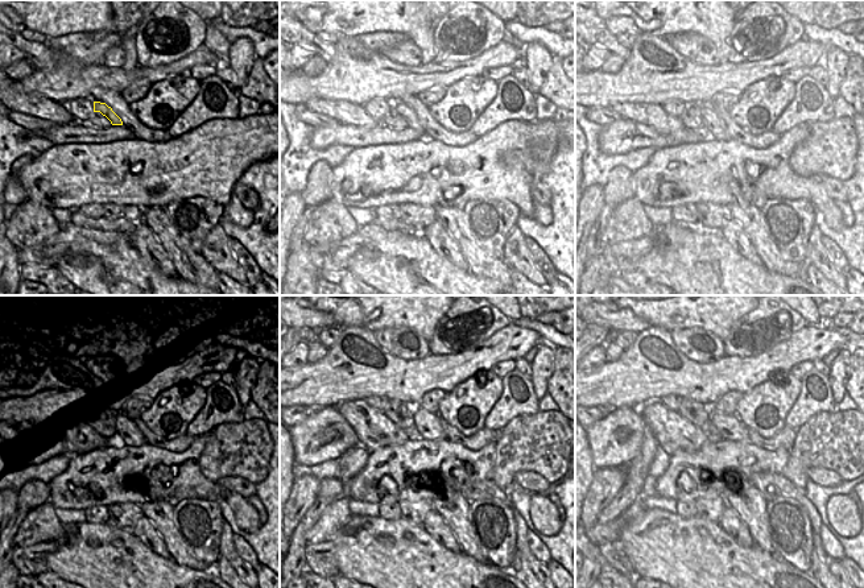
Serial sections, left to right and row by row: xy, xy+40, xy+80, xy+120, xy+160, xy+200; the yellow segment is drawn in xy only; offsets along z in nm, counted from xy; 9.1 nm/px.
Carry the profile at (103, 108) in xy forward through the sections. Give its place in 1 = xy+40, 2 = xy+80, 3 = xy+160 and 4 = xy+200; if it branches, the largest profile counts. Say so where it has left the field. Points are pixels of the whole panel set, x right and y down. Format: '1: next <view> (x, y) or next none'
1: next xy+40 (405, 111)
2: next xy+80 (714, 123)
3: next xy+160 (425, 425)
4: next xy+200 (730, 427)

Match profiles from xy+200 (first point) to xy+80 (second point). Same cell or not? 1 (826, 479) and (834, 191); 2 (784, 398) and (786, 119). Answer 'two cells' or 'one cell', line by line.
1: one cell
2: two cells

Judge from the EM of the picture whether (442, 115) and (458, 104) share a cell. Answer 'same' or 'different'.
same

